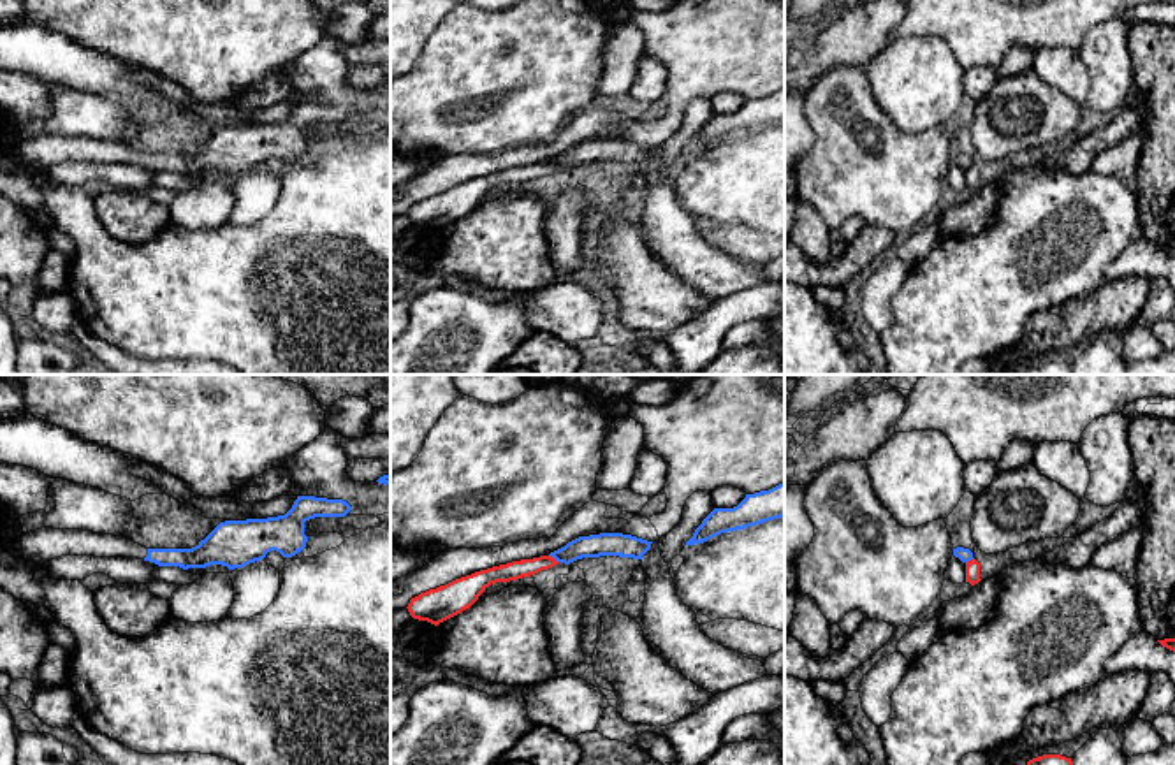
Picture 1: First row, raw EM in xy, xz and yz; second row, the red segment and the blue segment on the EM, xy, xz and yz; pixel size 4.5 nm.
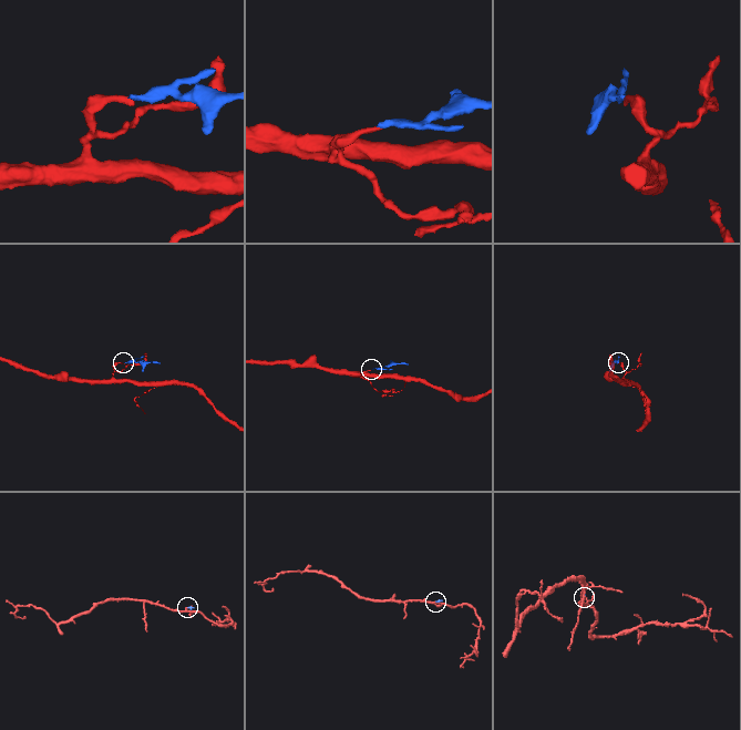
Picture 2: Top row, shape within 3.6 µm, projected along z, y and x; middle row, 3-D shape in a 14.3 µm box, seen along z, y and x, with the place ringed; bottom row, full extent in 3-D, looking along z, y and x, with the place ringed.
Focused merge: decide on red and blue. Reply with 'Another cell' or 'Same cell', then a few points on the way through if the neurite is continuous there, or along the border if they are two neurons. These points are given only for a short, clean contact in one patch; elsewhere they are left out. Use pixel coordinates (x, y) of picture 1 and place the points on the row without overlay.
Another cell. Boundary: xz (549, 160), (558, 167)

